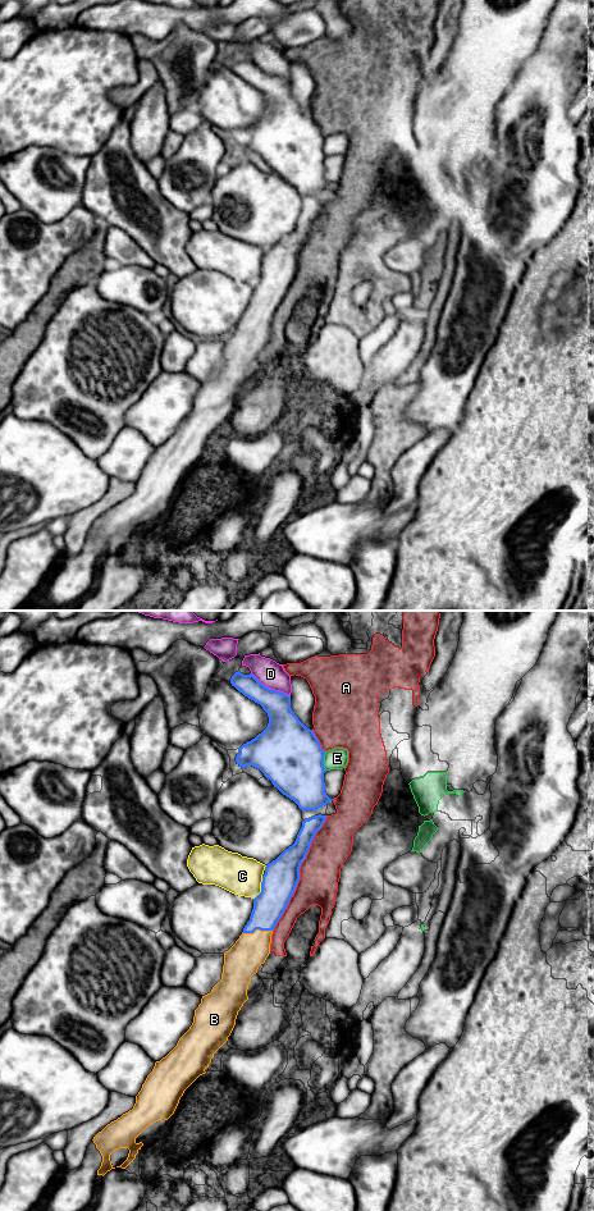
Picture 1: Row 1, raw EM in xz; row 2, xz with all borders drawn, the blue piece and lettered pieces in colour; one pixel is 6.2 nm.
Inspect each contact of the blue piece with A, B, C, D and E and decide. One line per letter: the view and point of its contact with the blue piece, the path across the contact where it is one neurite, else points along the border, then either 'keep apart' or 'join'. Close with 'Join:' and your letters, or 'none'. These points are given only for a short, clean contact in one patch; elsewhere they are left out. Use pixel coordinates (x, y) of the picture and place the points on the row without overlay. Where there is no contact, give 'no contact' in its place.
A: xz (298, 259) | keep apart
B: xz (256, 314) | across xz (269, 291), (263, 307), (256, 314), (254, 332), (241, 347) | join
C: xz (261, 273) | keep apart
D: xz (270, 74) | keep apart
E: xz (323, 146) | along xz (324, 137), (324, 152), (327, 155) | keep apart
Join: B

